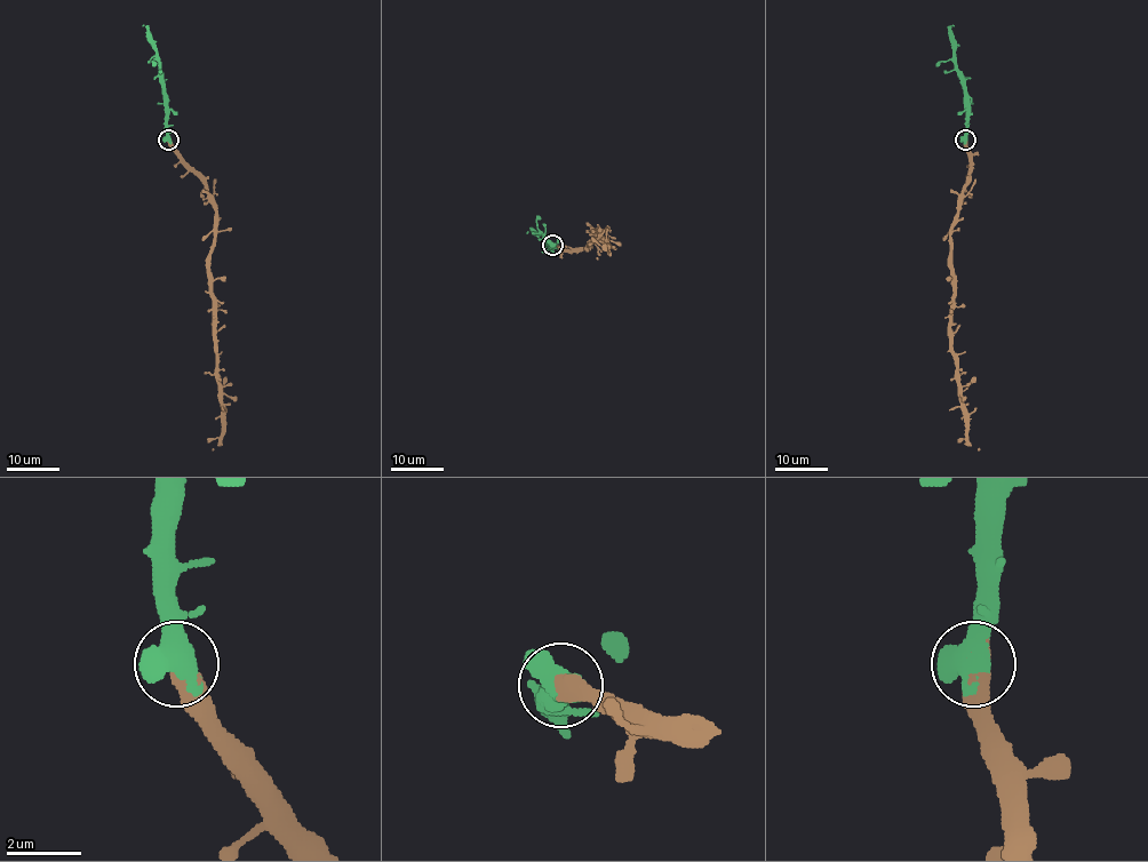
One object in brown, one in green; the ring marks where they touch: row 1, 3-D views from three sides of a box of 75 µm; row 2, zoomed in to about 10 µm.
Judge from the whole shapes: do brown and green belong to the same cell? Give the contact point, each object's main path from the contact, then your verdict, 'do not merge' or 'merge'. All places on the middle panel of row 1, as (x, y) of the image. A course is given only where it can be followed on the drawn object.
place (552, 245); course brown (552, 245), (583, 249), (599, 237), (598, 231), (595, 231), (599, 231), (606, 245), (597, 258); course green (552, 245), (534, 231), (526, 233); merge

